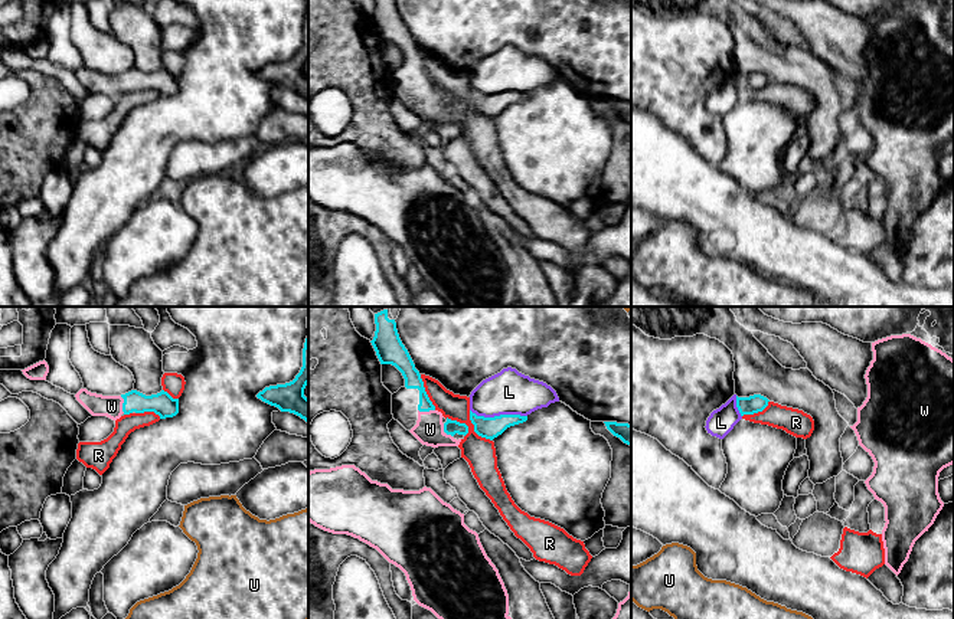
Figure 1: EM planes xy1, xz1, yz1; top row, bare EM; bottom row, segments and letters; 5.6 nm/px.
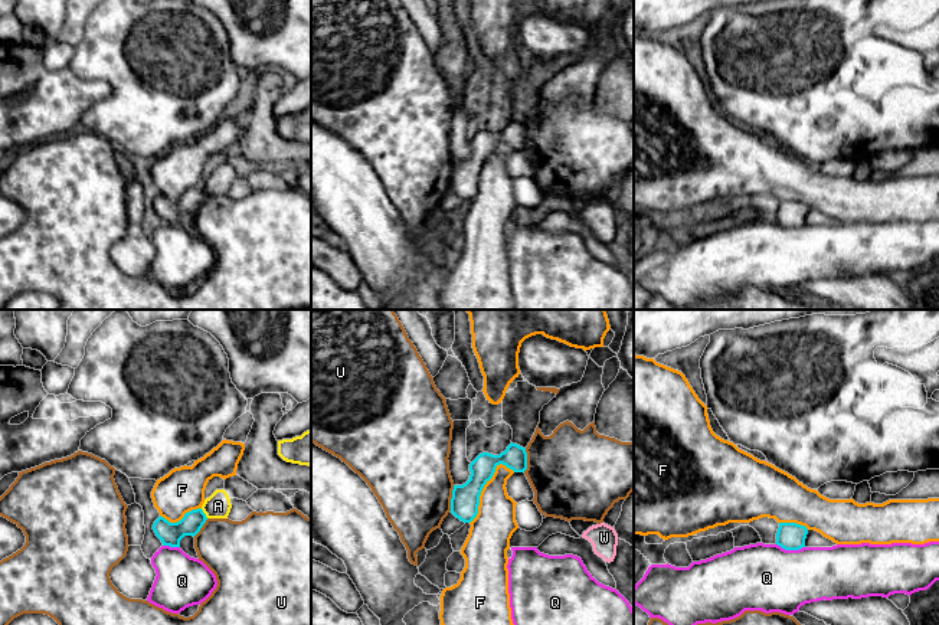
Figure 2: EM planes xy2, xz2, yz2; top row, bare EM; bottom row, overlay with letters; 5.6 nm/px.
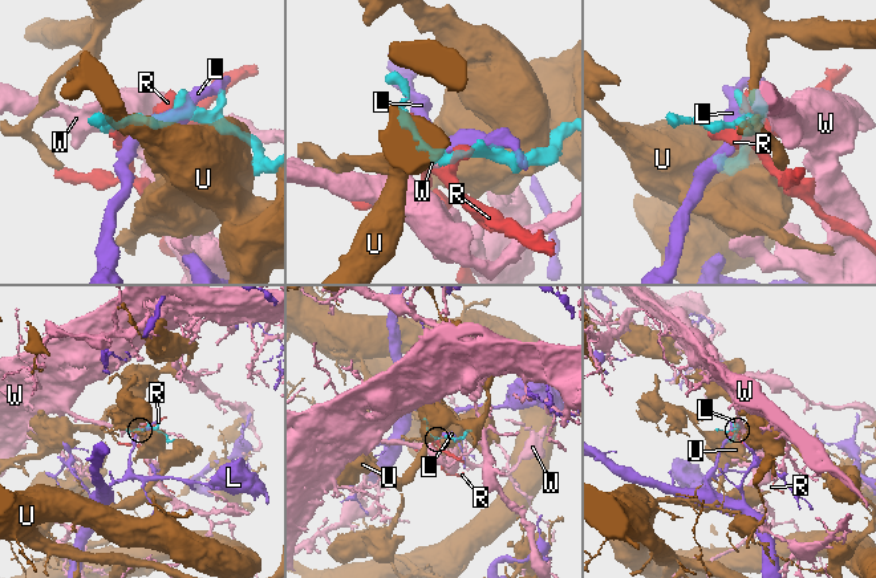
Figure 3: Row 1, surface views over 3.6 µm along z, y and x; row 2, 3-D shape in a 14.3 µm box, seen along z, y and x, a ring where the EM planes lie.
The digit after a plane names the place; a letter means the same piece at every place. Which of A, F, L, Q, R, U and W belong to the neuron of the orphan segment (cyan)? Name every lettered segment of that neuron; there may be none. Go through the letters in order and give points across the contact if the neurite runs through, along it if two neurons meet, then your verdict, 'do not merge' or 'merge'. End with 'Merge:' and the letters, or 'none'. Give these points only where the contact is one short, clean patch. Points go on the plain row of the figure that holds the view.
A: along xy2 (200, 186), (208, 195) | do not merge
F: do not merge
L: do not merge
Q: along yz2 (776, 221), (785, 226), (804, 225) | do not merge
R: do not merge
U: do not merge
W: across xy1 (162, 81), (123, 82), (111, 84) | merge
Merge: W

